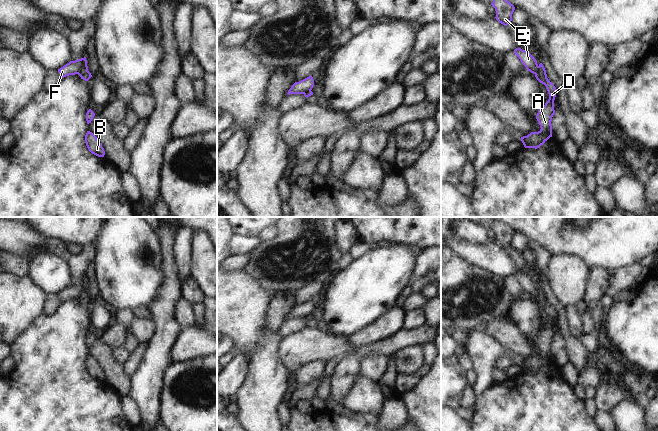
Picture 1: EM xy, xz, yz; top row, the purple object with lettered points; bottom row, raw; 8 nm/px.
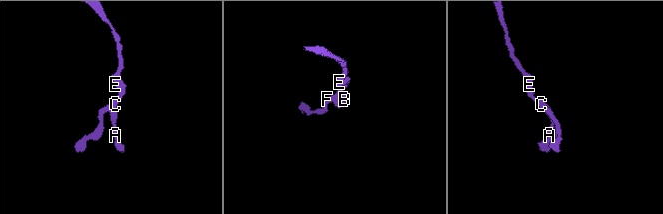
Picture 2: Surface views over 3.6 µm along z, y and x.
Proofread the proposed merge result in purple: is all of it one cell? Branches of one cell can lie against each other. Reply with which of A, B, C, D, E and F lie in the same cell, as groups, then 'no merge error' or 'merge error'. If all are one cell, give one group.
groups A B D / C E F; merge error

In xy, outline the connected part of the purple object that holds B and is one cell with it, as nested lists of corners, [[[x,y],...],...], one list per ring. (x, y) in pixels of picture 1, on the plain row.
[[[87,355],[85,359],[85,367],[88,372],[88,374],[98,380],[98,381],[104,381],[105,375],[102,371],[102,368],[99,366],[97,361],[90,355]]]

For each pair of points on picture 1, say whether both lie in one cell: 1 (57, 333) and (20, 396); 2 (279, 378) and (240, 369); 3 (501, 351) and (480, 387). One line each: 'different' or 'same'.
1: same
2: different
3: same

